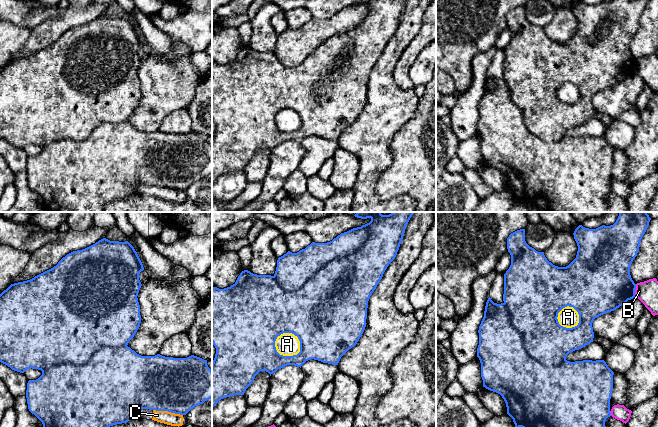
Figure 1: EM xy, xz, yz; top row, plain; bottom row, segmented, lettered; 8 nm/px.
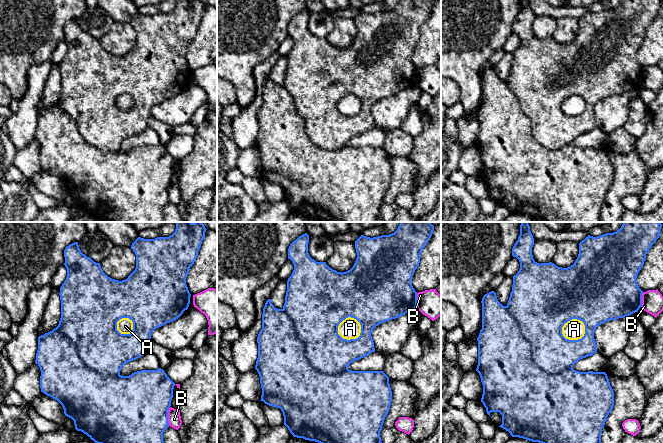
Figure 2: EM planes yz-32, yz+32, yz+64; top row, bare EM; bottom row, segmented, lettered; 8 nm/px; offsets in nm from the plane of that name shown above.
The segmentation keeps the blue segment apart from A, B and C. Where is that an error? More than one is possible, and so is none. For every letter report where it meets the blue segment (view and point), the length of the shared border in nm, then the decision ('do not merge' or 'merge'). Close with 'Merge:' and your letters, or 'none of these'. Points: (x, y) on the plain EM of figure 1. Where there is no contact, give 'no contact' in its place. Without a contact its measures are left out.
A: xz (284, 132) | 240 nm | do not merge
B: yz (634, 66) | 110 nm | do not merge
C: xy (168, 187) | 240 nm | do not merge
Merge: none of these

